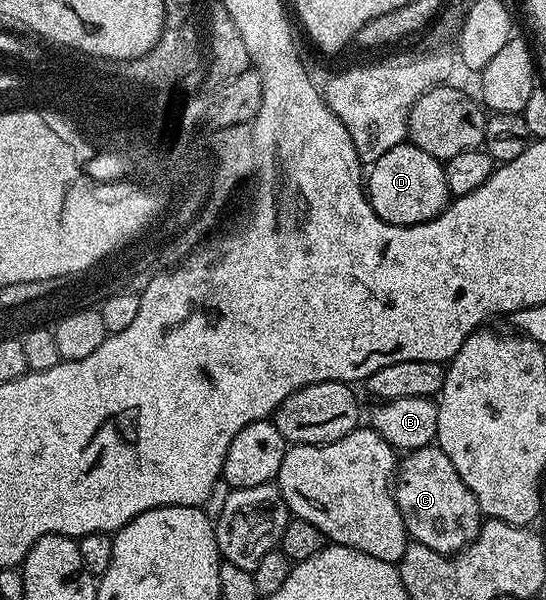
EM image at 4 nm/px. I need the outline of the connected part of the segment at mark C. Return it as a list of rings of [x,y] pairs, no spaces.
[[[430,444],[410,450],[400,459],[393,483],[393,495],[403,516],[410,539],[440,554],[456,554],[475,540],[483,515],[471,488],[463,484],[455,464],[447,460],[441,447]]]

